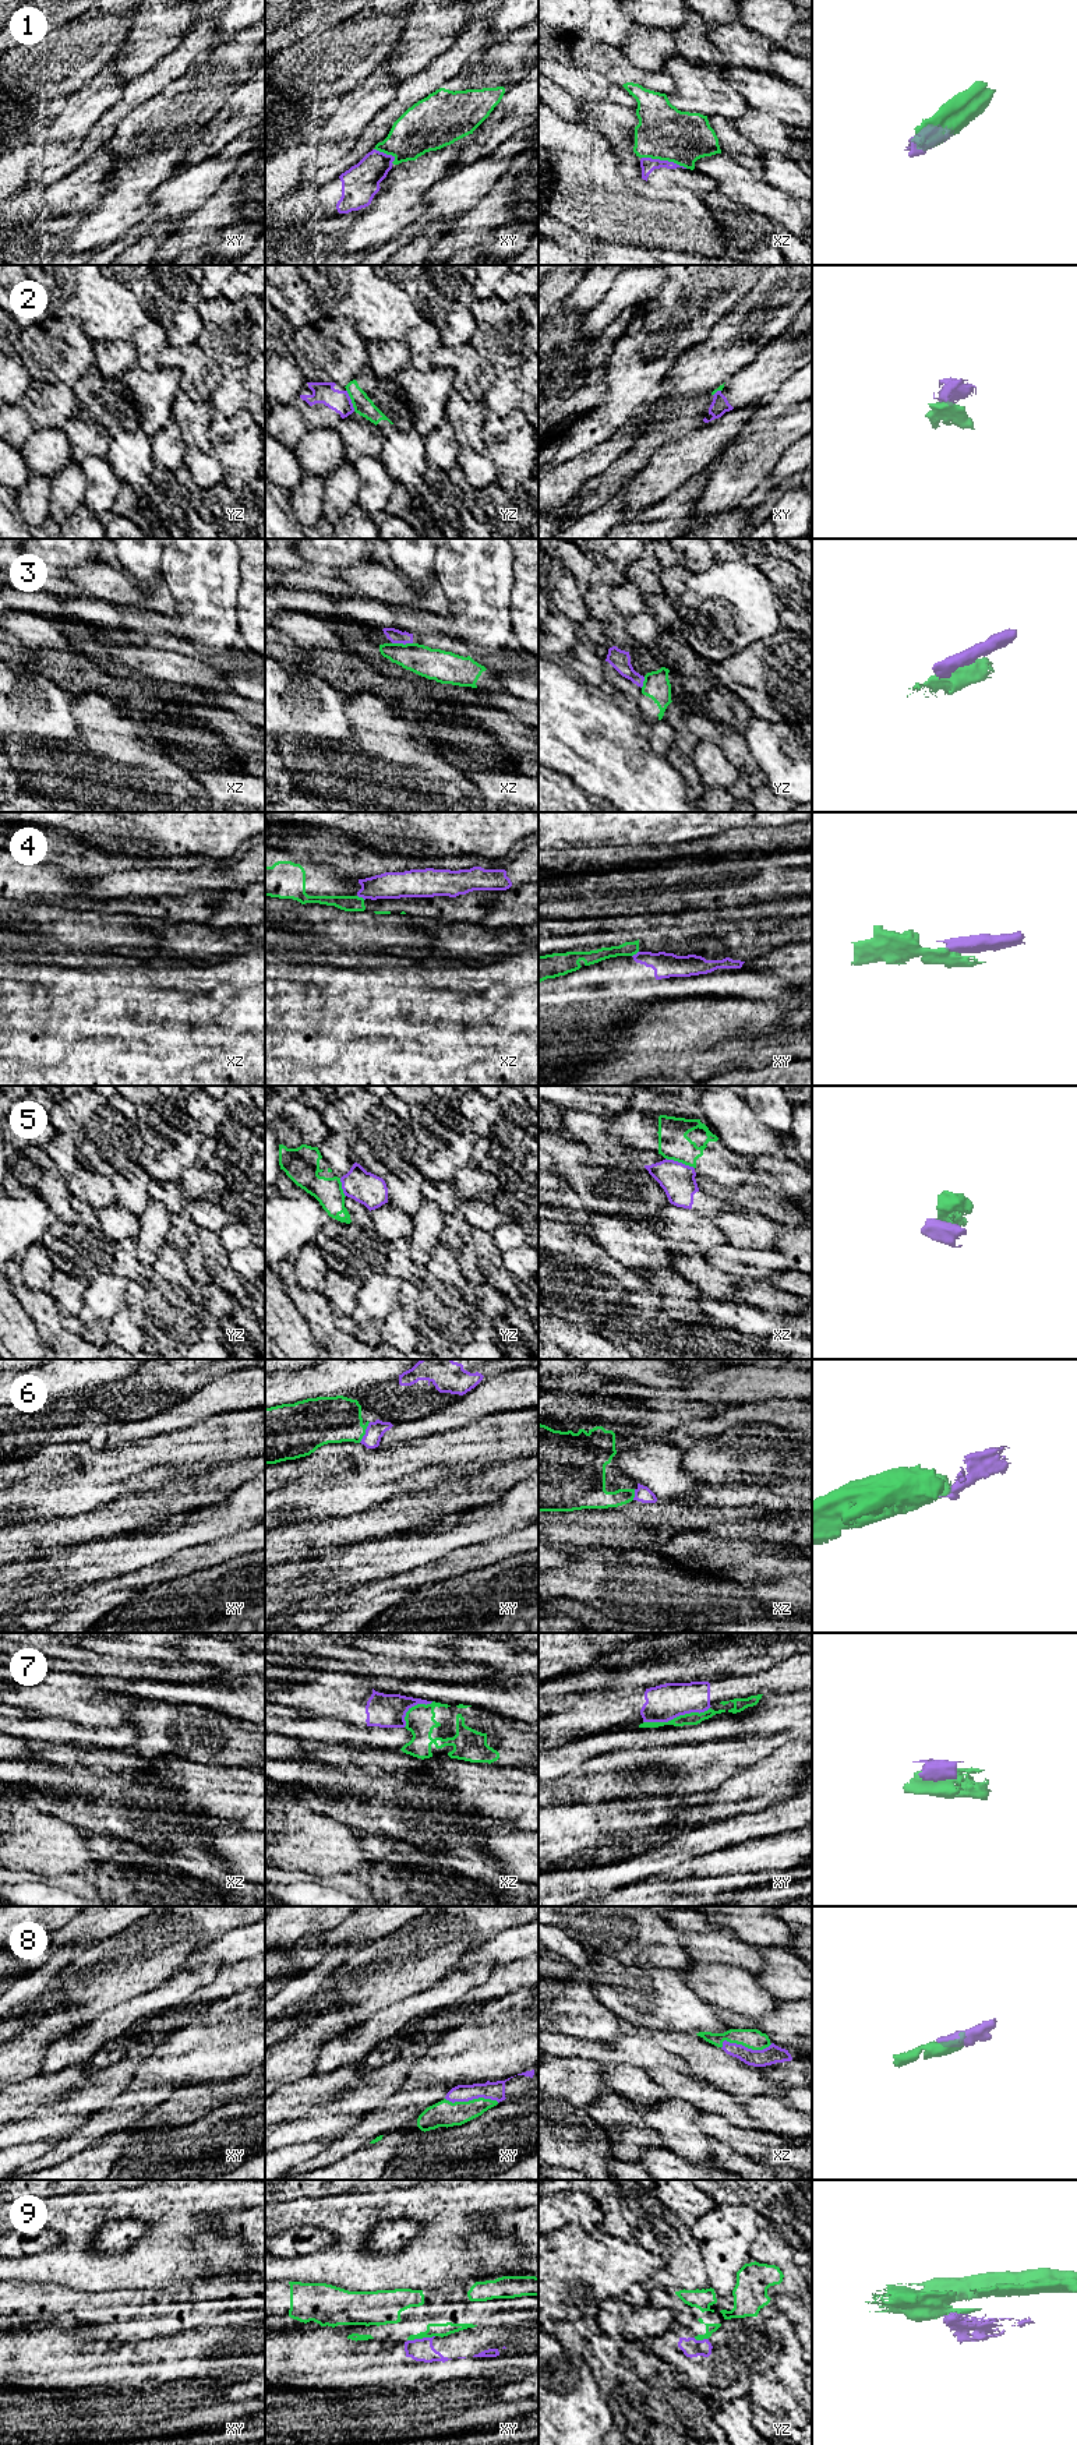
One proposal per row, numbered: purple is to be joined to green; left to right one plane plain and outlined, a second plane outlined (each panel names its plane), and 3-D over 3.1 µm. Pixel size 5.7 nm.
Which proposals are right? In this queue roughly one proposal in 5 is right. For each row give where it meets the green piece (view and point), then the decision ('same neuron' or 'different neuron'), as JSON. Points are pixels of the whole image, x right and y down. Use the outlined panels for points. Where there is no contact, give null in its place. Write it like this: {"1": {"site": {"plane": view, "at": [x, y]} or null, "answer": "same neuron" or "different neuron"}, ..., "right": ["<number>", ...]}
{"1": {"site": {"plane": "xz", "at": [664, 159]}, "answer": "different neuron"}, "2": {"site": {"plane": "yz", "at": [352, 401]}, "answer": "different neuron"}, "3": {"site": {"plane": "xz", "at": [402, 644]}, "answer": "different neuron"}, "4": {"site": {"plane": "xz", "at": [362, 898]}, "answer": "different neuron"}, "5": {"site": {"plane": "xz", "at": [680, 1161]}, "answer": "different neuron"}, "6": {"site": {"plane": "xy", "at": [364, 1432]}, "answer": "same neuron"}, "7": {"site": {"plane": "xy", "at": [677, 1717]}, "answer": "different neuron"}, "8": {"site": {"plane": "xz", "at": [744, 2045]}, "answer": "same neuron"}, "9": {"site": {"plane": "xy", "at": [420, 2338]}, "answer": "different neuron"}, "right": ["6", "8"]}

